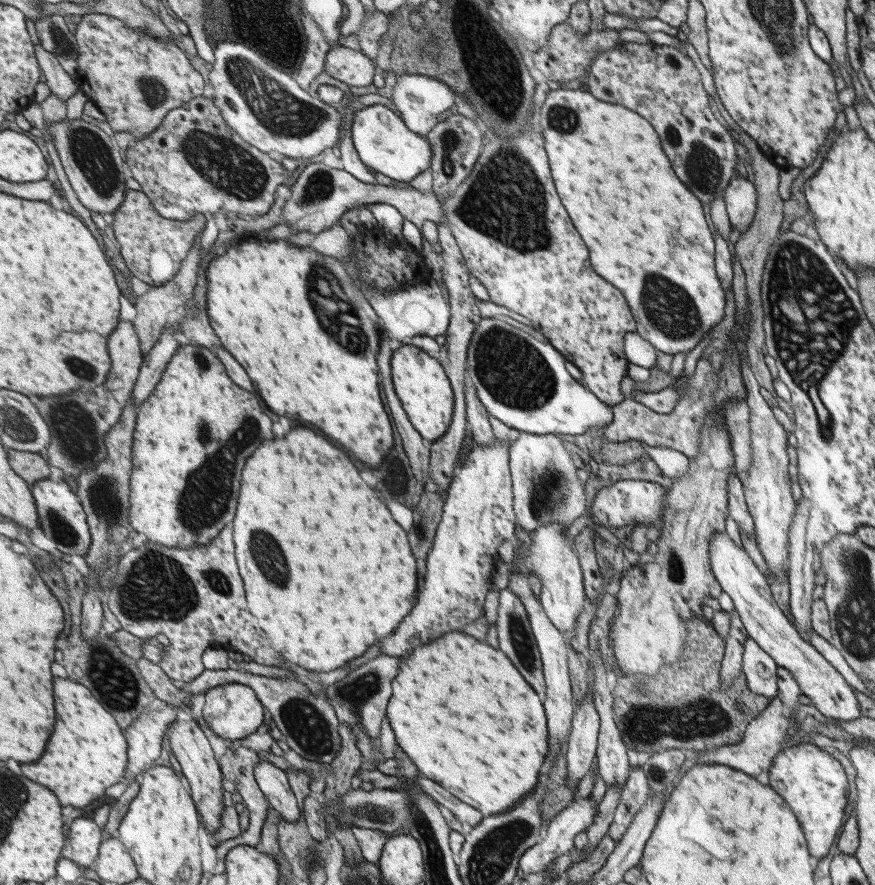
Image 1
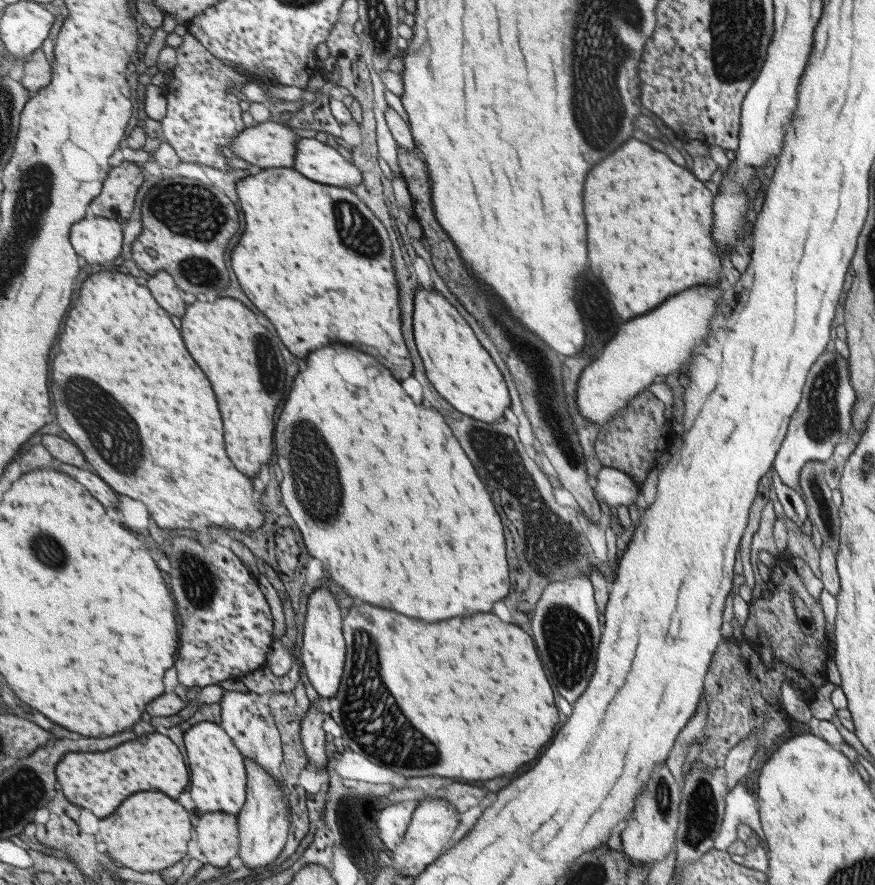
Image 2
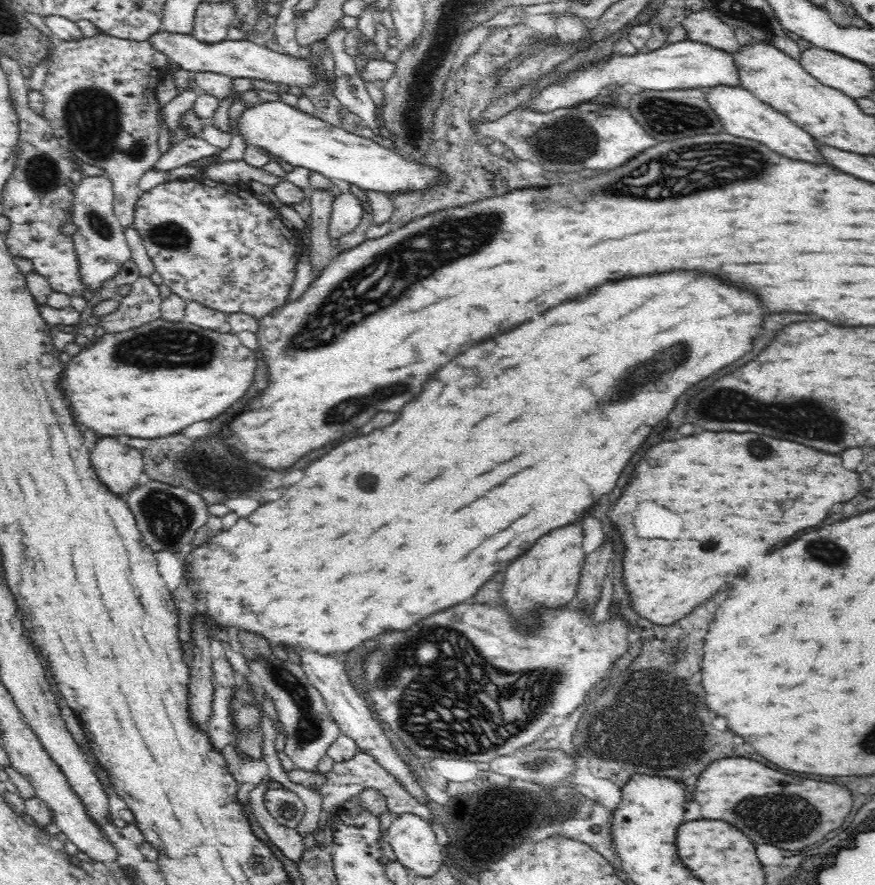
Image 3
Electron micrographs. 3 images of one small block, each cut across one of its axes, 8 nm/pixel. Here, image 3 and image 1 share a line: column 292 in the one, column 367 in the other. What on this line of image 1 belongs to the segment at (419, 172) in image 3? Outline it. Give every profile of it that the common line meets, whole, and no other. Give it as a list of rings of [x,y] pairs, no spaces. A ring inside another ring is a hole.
[[[381,104],[367,106],[355,111],[351,127],[352,141],[359,160],[371,172],[379,172],[399,183],[408,183],[429,166],[429,144],[426,138],[407,129],[401,117]]]

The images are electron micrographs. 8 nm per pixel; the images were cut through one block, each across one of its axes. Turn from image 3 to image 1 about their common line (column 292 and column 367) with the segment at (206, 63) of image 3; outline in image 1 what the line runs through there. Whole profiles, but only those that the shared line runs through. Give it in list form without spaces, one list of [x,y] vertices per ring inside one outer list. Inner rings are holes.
[[[337,45],[329,51],[325,72],[347,86],[364,87],[371,84],[373,64],[361,51]]]

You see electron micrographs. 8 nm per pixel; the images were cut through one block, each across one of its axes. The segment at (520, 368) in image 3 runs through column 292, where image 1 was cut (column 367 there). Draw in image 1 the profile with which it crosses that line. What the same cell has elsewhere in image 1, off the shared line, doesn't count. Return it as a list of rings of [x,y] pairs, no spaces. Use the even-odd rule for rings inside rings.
[[[297,428],[289,432],[285,438],[267,440],[263,448],[247,460],[247,468],[243,472],[243,490],[239,498],[239,512],[235,518],[235,556],[239,556],[239,566],[247,584],[247,600],[249,608],[260,627],[271,636],[273,646],[287,661],[306,669],[309,672],[331,672],[341,666],[346,666],[357,656],[365,654],[365,650],[377,640],[391,634],[397,624],[407,616],[415,602],[415,560],[411,556],[411,548],[407,544],[405,532],[391,518],[385,504],[375,496],[375,490],[369,488],[355,468],[355,462],[347,452],[337,448],[331,440],[321,436],[321,432],[309,428]]]

